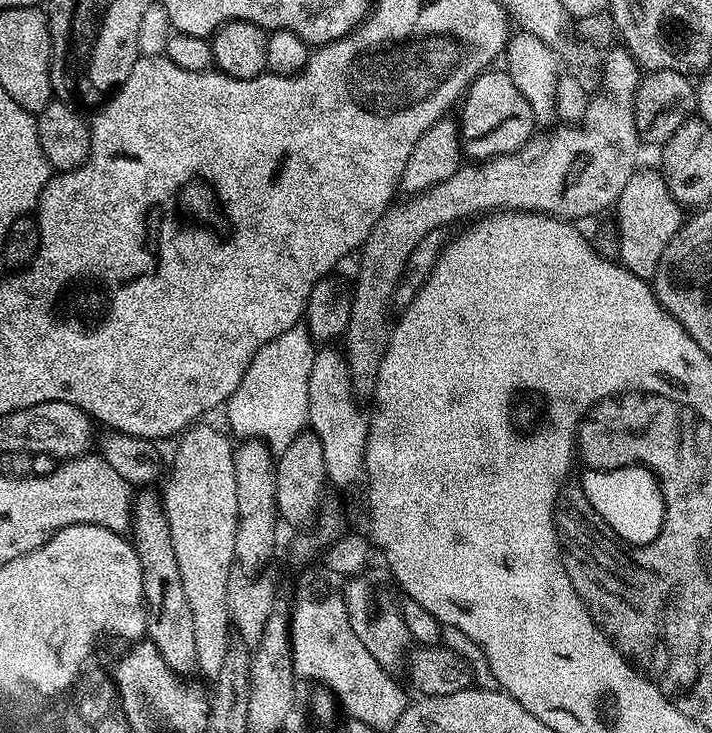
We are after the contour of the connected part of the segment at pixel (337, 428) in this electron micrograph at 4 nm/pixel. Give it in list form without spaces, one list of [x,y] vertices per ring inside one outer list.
[[[332,346],[317,351],[314,364],[310,366],[310,406],[308,428],[322,442],[322,458],[326,458],[328,484],[336,488],[352,488],[365,479],[364,455],[368,441],[369,417],[360,413],[358,397],[352,388],[348,361],[343,351],[336,352]]]

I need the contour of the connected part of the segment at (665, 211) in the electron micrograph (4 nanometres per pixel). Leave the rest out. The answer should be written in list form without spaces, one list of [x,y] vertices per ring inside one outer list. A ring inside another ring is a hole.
[[[641,167],[630,178],[630,182],[626,182],[614,205],[615,212],[614,227],[620,243],[619,263],[629,268],[638,278],[651,281],[666,246],[670,246],[685,223],[682,206],[672,197],[672,191],[657,169],[655,172],[652,168]]]

